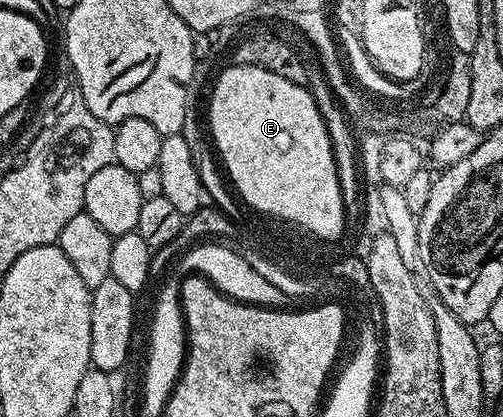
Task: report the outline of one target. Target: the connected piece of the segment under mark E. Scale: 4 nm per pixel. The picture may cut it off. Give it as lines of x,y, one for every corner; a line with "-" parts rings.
233,65
227,67
227,71
215,81
214,92
210,95
210,123
208,122
208,131
212,136
212,143
216,148
217,158
224,168
233,190
240,196
241,202
246,202
255,212
261,208
266,208
266,211
286,216
288,221
304,223
306,227
312,229
315,240
340,238
342,230
348,226
348,220
342,194
340,193
340,177
336,173
336,157
333,156
332,141
328,137
328,129
324,125
324,117
320,117
320,109
316,109
316,101
312,101
312,97
306,87
301,87
292,81
288,81
288,77
284,77
280,73
272,73
268,69
260,69
259,67
236,67

